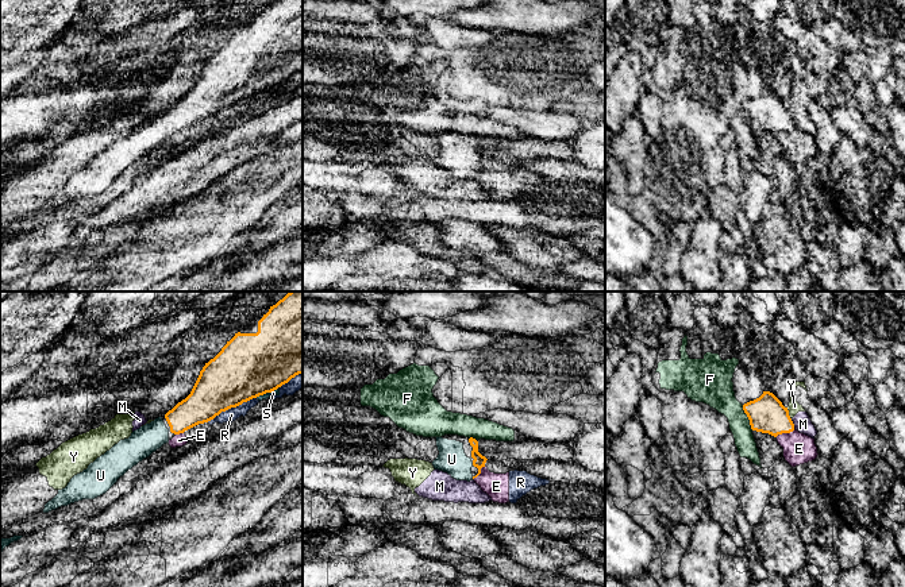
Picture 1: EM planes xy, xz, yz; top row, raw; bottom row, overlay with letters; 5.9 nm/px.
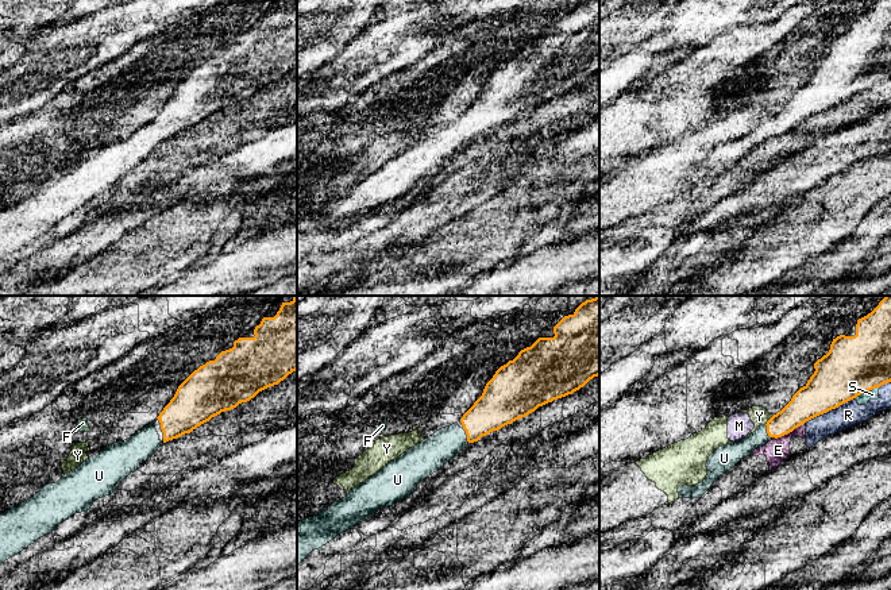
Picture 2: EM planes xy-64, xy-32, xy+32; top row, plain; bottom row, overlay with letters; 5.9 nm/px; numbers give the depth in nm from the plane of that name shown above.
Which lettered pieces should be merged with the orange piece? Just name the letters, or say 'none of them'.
U

